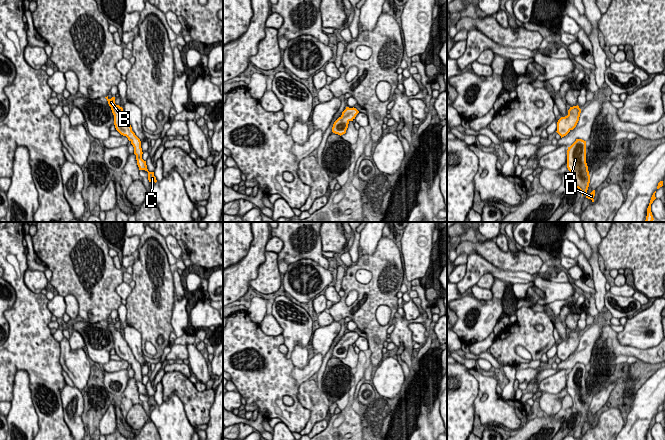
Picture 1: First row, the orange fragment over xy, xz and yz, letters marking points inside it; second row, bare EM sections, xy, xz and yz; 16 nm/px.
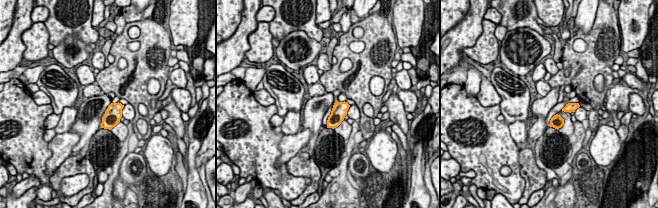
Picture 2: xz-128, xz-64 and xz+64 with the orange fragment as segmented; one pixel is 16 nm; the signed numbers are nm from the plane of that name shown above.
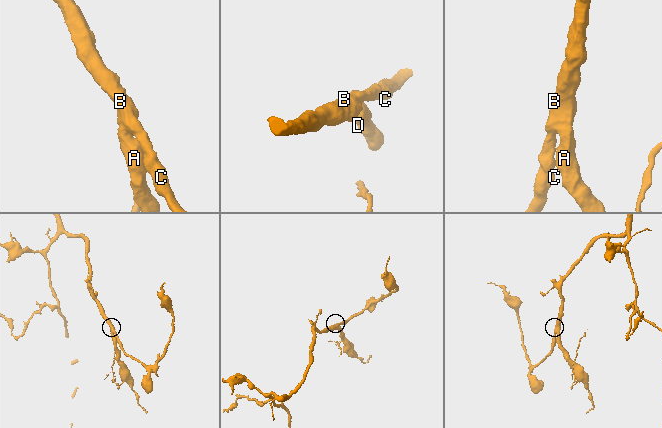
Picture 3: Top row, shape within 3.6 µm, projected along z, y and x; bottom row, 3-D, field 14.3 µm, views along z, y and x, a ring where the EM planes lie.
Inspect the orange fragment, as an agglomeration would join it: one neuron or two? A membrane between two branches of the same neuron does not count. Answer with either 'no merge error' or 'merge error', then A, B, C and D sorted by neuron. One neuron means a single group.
no merge error; A B C D

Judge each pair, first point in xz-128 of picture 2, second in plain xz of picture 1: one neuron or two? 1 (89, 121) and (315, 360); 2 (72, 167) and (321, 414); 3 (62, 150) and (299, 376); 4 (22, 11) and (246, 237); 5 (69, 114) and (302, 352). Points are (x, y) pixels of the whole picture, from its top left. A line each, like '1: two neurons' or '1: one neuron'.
1: two neurons
2: one neuron
3: one neuron
4: two neurons
5: one neuron

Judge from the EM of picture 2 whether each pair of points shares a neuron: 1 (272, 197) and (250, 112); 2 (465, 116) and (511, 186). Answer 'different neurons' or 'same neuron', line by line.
1: different neurons
2: same neuron

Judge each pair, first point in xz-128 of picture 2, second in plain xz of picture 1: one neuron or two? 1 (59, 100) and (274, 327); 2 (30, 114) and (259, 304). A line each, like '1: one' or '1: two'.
1: two
2: two

